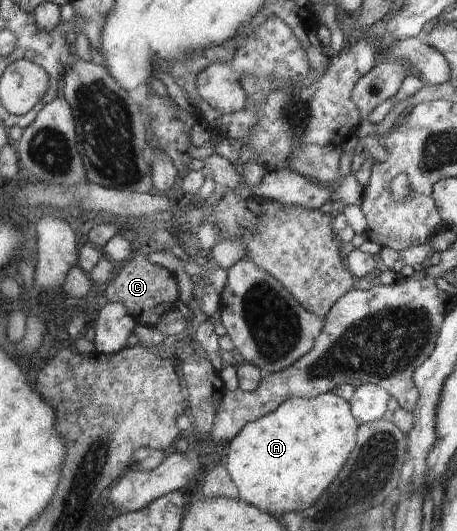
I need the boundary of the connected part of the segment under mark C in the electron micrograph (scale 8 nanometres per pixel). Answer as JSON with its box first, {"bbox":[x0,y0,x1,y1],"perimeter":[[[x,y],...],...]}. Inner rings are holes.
{"bbox":[107,256,179,327],"perimeter":[[[133,256],[117,268],[114,278],[107,284],[108,302],[121,302],[137,324],[155,327],[163,314],[173,311],[179,299],[179,285],[174,274],[168,269],[150,263],[146,256]]]}

